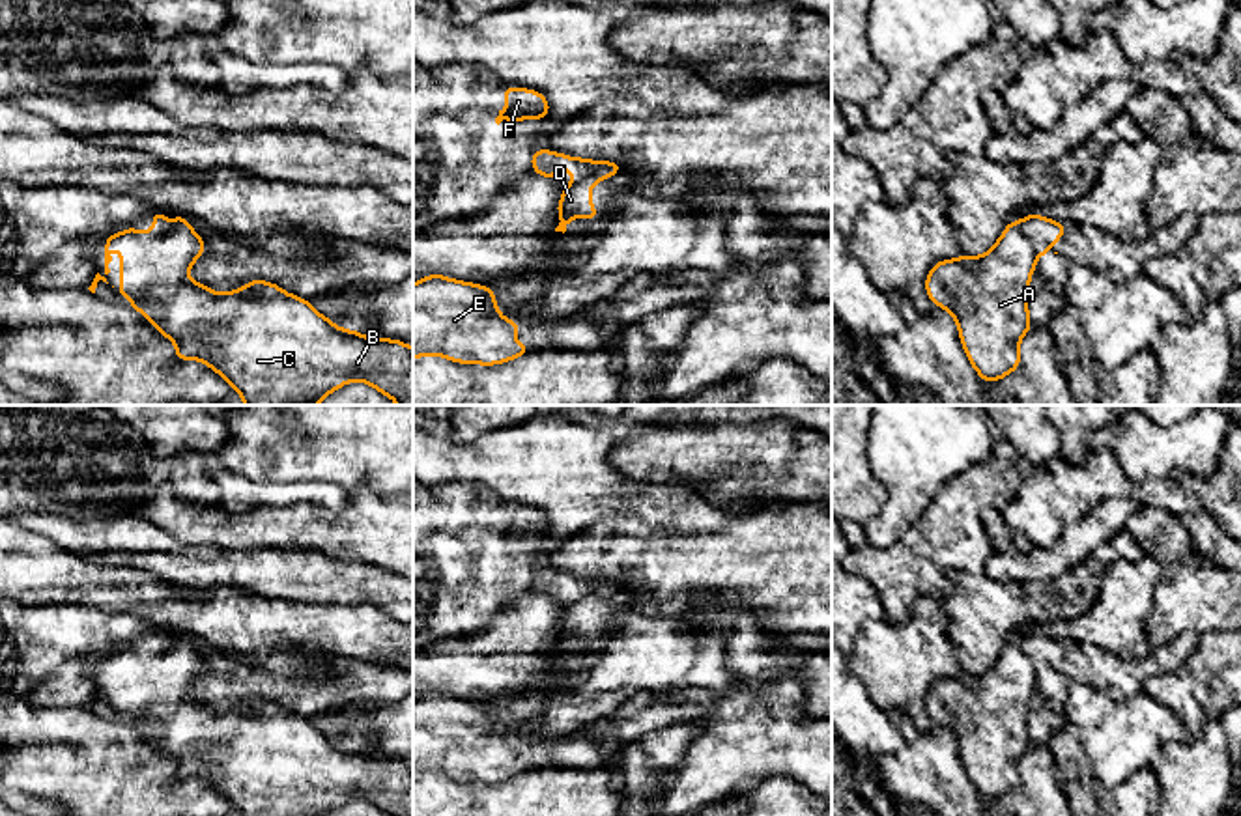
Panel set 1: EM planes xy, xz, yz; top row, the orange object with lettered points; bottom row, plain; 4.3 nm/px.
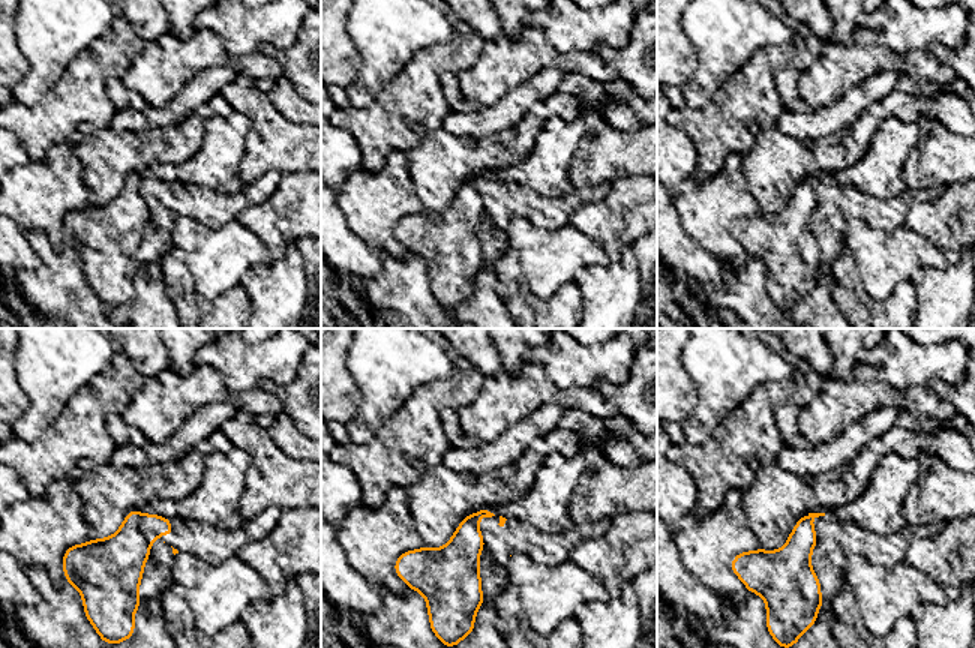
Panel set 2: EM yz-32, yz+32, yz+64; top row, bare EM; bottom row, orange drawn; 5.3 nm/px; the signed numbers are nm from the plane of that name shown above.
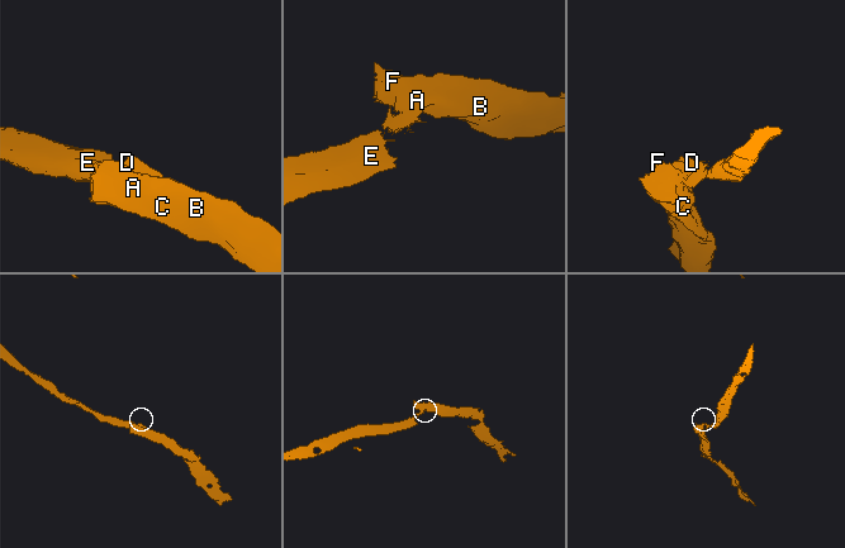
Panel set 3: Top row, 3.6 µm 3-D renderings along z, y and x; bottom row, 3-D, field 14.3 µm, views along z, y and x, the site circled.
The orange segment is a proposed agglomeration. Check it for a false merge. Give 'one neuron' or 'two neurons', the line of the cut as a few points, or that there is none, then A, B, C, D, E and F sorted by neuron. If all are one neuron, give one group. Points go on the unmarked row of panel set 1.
two neurons; cut yz (1019, 641), (1034, 665), (1036, 676); groups A B C F / D E

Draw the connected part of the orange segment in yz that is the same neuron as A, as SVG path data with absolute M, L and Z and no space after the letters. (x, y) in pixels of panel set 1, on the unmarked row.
M1011 639L983 674L944 678L927 693L927 713L955 736L966 775L985 801L1020 782L1019 762L1032 747L1028 706L1035 680L1035 665Z

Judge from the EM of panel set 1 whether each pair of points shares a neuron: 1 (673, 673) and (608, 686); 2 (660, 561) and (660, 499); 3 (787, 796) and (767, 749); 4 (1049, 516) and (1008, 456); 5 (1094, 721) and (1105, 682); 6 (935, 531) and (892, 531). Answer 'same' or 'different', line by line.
1: same
2: different
3: different
4: different
5: different
6: different

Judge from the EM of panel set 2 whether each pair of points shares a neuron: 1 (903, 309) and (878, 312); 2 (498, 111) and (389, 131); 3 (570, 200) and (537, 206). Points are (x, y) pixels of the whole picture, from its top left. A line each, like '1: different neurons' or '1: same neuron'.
1: same neuron
2: different neurons
3: same neuron

